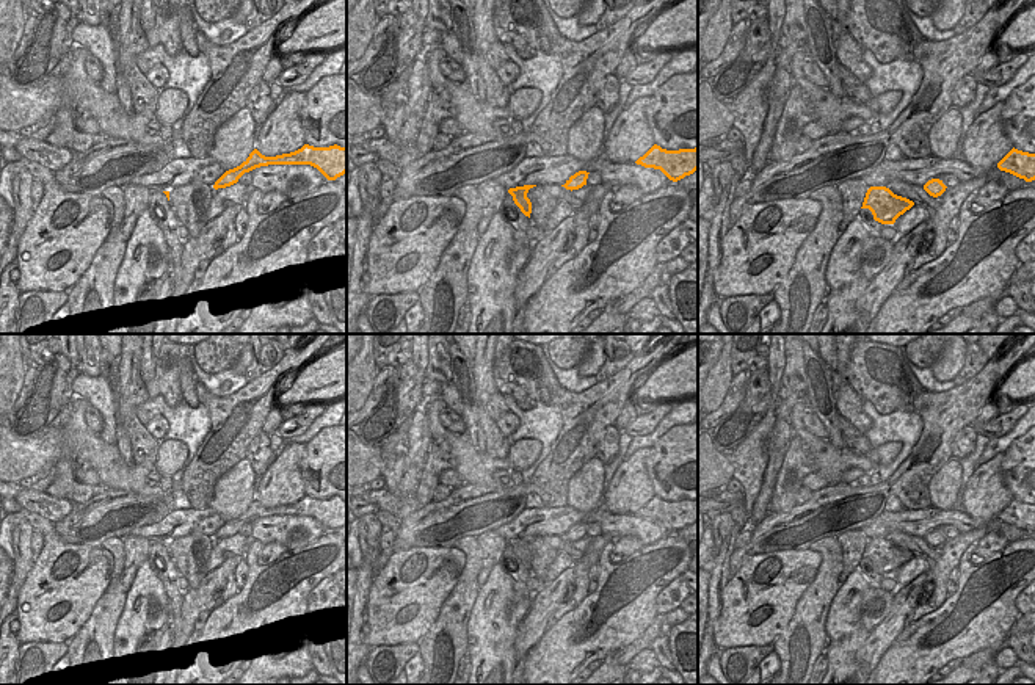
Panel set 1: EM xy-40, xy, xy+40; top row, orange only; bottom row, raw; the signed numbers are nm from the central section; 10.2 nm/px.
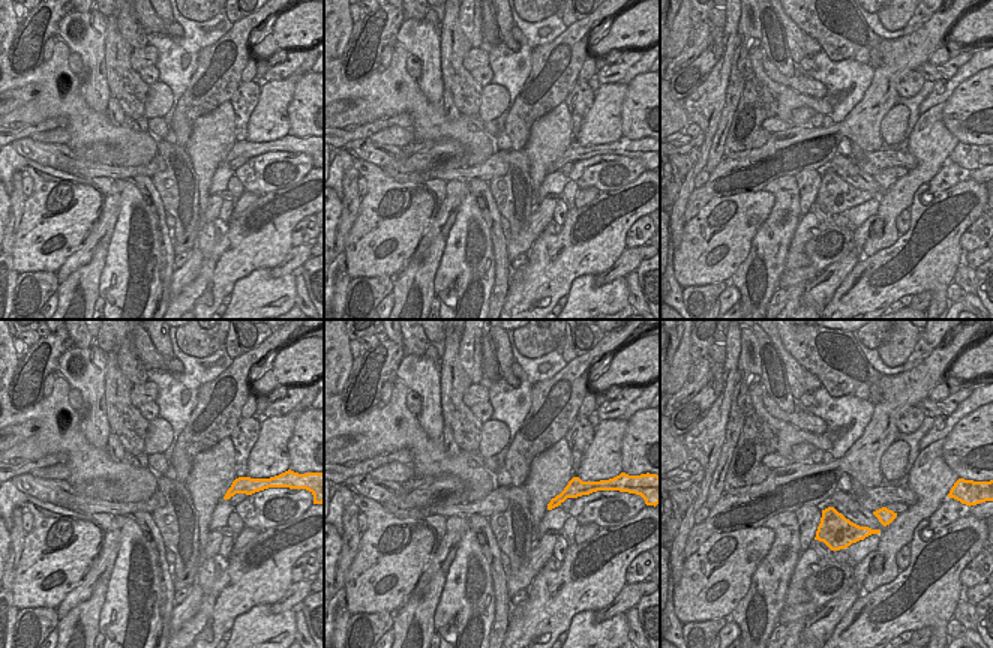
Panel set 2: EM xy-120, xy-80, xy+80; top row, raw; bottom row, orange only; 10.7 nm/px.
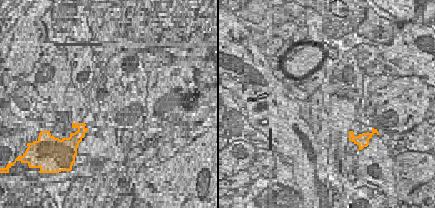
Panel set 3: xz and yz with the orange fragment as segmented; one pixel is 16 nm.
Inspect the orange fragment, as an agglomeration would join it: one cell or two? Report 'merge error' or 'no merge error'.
no merge error

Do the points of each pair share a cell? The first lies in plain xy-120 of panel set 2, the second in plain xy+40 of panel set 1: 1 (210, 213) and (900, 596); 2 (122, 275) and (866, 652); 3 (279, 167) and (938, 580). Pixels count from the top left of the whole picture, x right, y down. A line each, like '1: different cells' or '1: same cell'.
1: same cell
2: different cells
3: different cells

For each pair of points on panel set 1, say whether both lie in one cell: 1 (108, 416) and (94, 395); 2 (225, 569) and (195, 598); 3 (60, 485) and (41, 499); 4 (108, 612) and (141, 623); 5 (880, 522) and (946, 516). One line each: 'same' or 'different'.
1: same
2: same
3: different
4: different
5: same

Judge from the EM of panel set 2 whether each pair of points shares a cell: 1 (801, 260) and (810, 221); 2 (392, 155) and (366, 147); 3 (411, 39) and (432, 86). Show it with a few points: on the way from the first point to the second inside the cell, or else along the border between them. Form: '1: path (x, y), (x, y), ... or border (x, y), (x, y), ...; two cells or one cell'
1: path (800, 251), (803, 230); one cell
2: path (386, 153), (372, 152); one cell
3: path (423, 51), (431, 59), (431, 74); one cell

